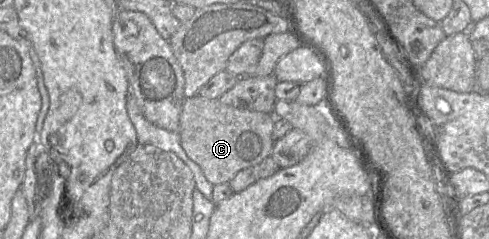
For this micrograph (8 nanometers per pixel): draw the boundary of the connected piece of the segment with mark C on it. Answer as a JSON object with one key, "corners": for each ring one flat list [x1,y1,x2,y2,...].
{"corners":[[194,96,185,99,178,134,186,155,195,162,213,186,228,183,238,172,271,156,274,116,223,104,218,99]]}

